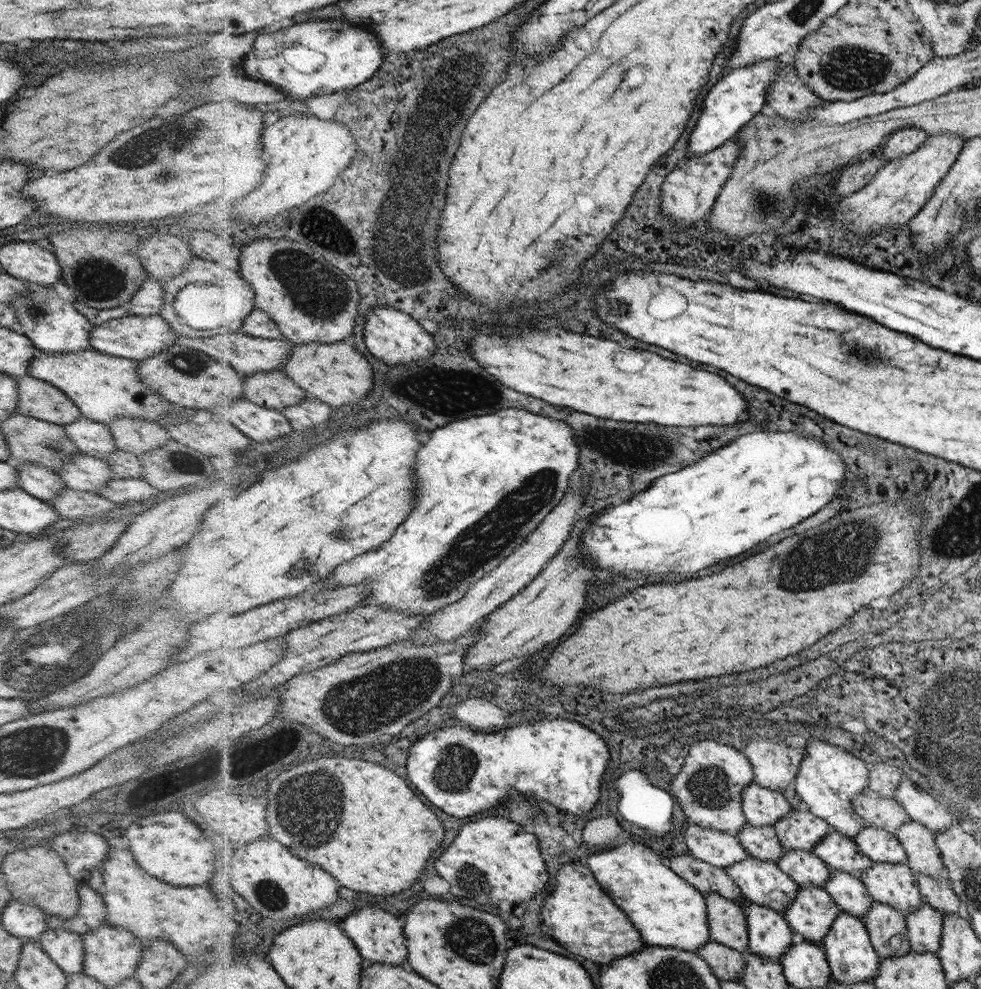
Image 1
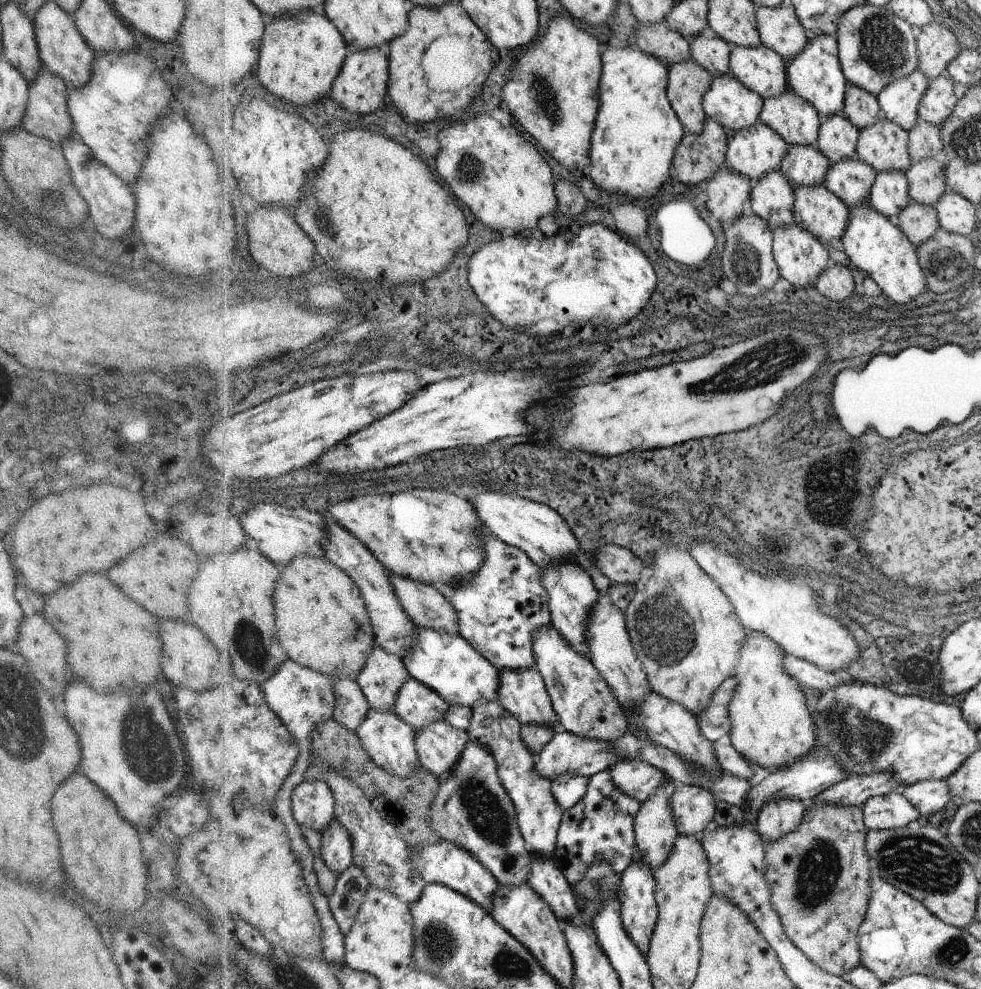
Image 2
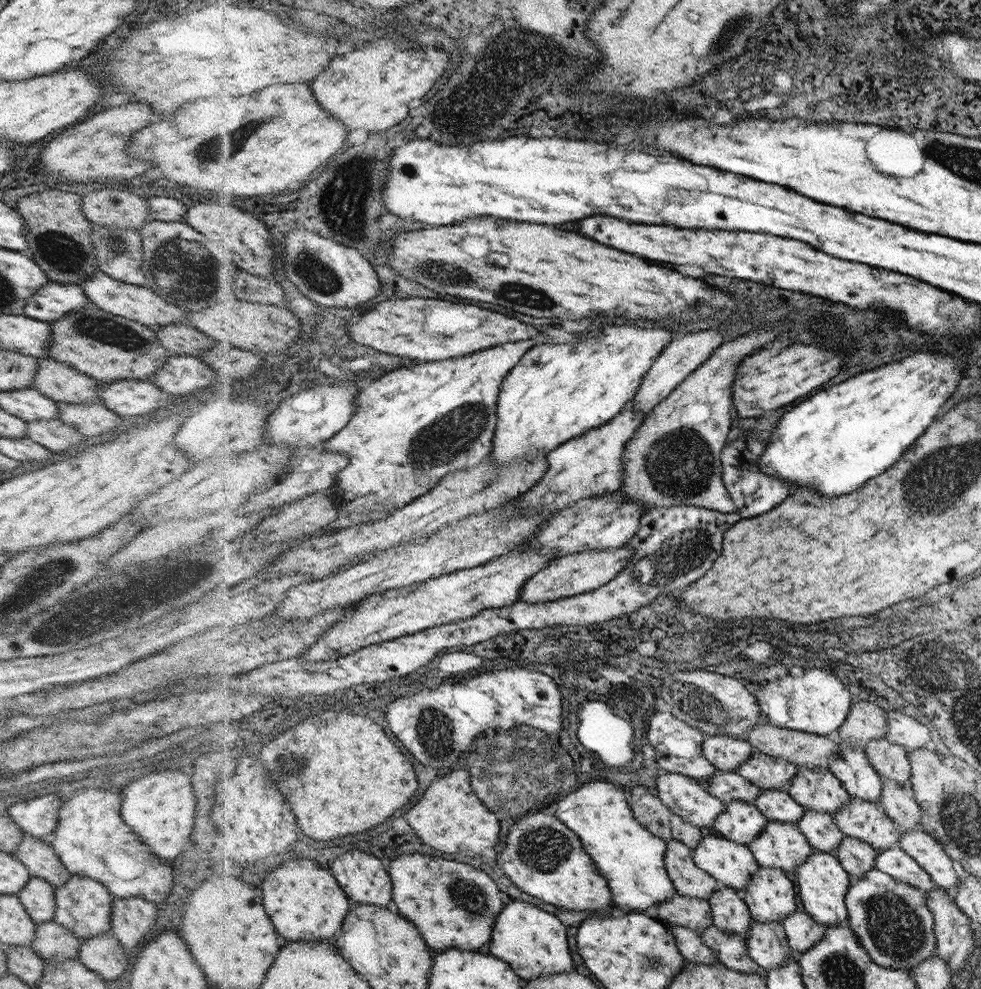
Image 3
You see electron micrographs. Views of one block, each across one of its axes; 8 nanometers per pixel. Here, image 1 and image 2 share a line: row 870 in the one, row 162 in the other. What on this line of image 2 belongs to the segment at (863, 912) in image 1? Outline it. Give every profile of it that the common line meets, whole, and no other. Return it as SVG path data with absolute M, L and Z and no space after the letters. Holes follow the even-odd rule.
M844 115L822 119L816 146L832 163L856 157L859 131Z

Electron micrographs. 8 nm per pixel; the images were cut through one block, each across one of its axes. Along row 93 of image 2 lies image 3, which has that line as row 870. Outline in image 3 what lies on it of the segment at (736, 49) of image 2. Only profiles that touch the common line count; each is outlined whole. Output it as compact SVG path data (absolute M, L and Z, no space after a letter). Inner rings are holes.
M758 867L756 873L752 873L752 880L748 881L746 888L742 890L741 897L751 910L751 918L754 921L776 921L788 917L792 911L796 911L796 892L792 877L776 867Z

